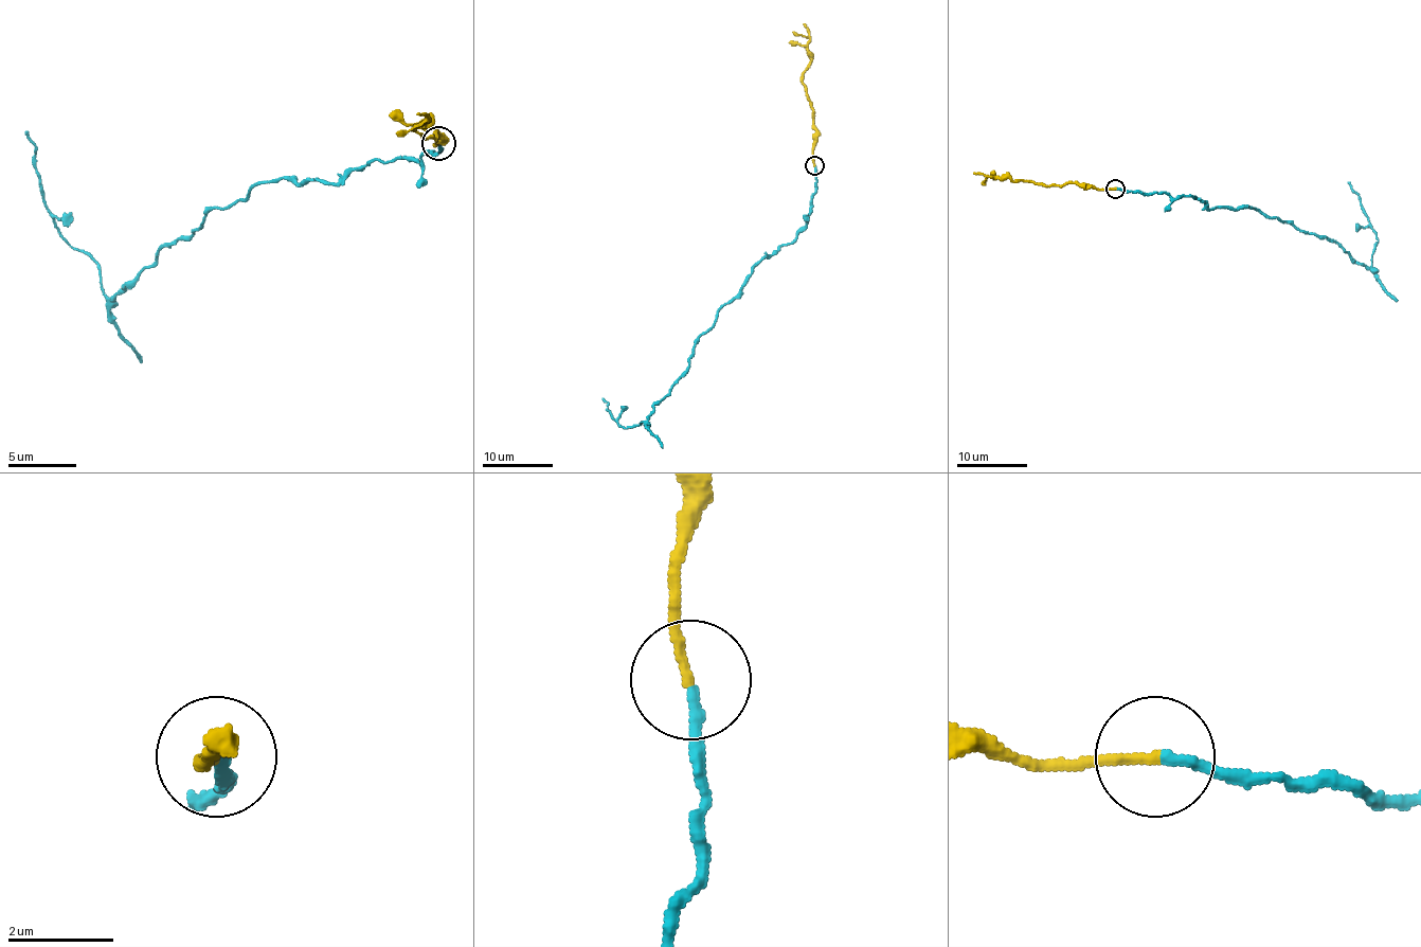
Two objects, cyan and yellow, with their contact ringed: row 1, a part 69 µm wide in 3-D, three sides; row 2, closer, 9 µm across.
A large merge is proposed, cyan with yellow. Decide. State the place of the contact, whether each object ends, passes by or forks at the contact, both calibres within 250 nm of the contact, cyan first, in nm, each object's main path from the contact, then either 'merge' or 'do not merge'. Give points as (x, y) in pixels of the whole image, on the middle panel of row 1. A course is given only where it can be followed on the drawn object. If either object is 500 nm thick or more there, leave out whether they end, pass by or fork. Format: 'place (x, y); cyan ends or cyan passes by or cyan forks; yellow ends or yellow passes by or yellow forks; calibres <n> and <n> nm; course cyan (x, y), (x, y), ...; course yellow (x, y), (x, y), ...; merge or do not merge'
place (814, 165); cyan ends; yellow ends; calibres 190 and 190 nm; course cyan (815, 165), (805, 226), (762, 258), (721, 308), (646, 421), (622, 426), (601, 398); course yellow (815, 165), (813, 107), (803, 83), (811, 53), (806, 38), (792, 32); merge

